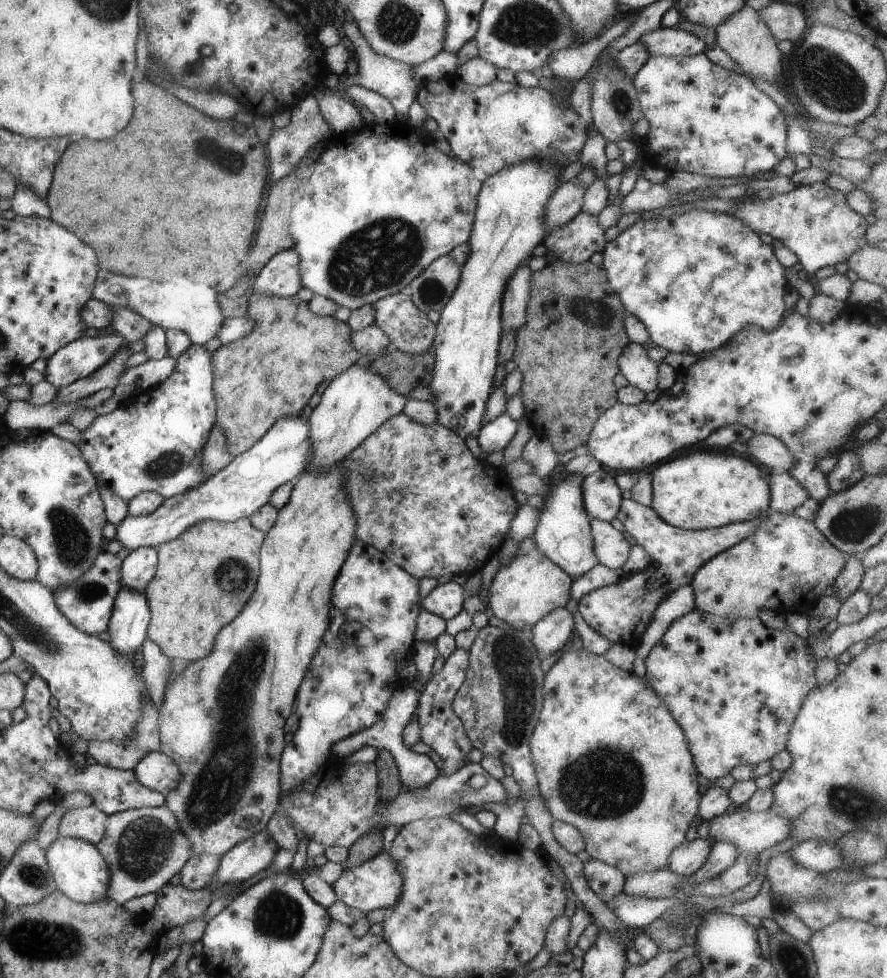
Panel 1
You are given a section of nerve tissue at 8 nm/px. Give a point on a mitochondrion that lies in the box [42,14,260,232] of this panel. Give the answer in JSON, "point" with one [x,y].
{"point":[237,162]}

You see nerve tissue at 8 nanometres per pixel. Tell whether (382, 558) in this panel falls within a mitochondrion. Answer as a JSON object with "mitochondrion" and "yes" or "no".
{"mitochondrion":"no"}

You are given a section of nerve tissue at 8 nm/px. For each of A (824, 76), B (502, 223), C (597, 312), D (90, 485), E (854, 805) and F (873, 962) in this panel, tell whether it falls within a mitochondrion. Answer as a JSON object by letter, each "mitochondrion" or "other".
{"A":"mitochondrion","B":"other","C":"mitochondrion","D":"other","E":"mitochondrion","F":"other"}

